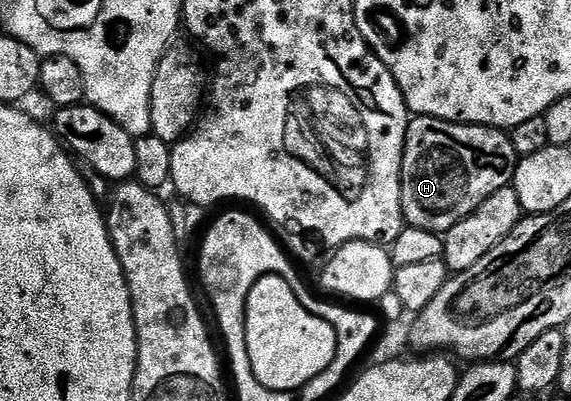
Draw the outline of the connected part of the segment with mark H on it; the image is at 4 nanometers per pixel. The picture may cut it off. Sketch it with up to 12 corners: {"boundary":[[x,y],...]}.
{"boundary":[[414,117],[406,223],[449,230],[512,183],[504,130]]}

